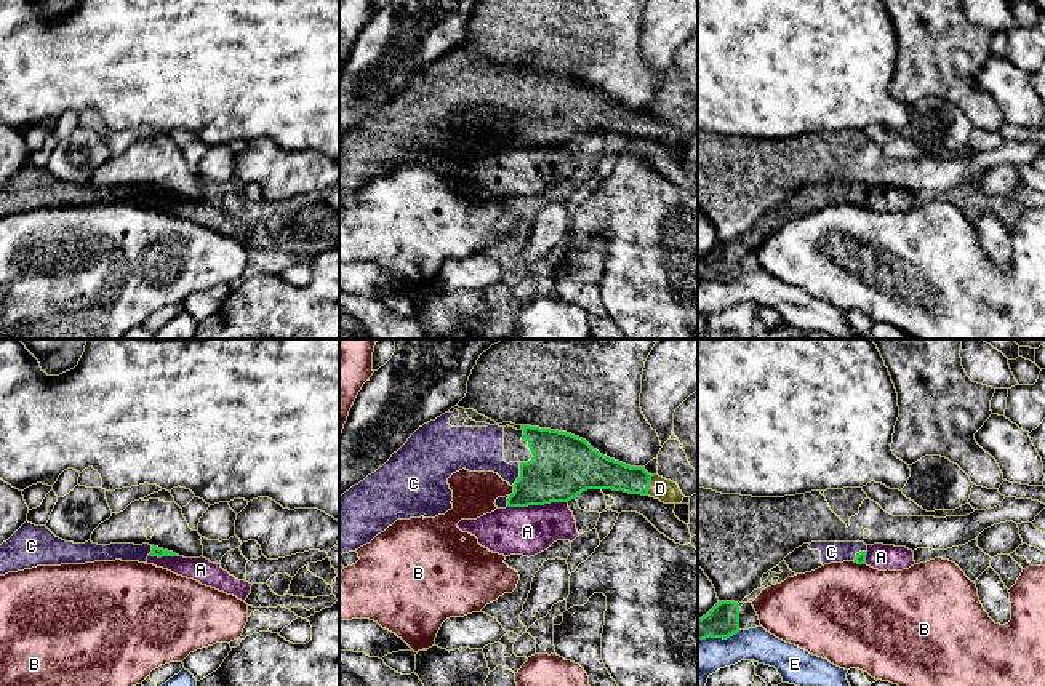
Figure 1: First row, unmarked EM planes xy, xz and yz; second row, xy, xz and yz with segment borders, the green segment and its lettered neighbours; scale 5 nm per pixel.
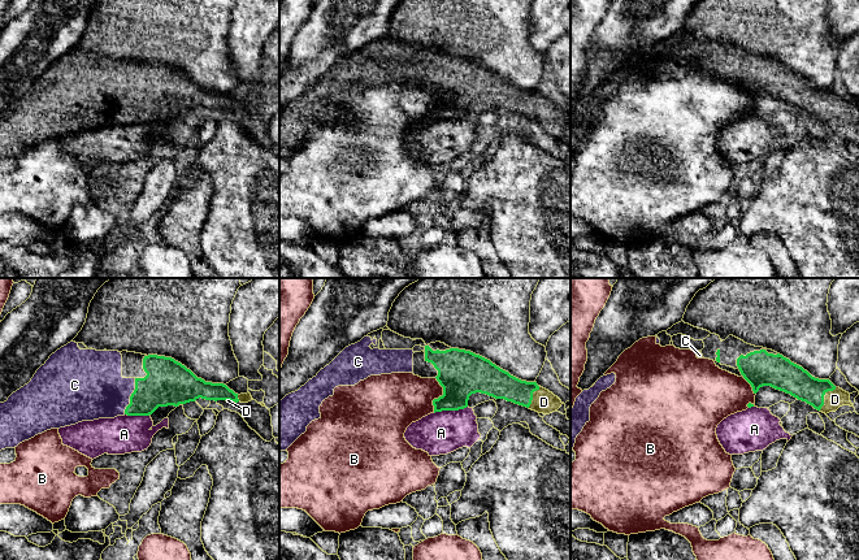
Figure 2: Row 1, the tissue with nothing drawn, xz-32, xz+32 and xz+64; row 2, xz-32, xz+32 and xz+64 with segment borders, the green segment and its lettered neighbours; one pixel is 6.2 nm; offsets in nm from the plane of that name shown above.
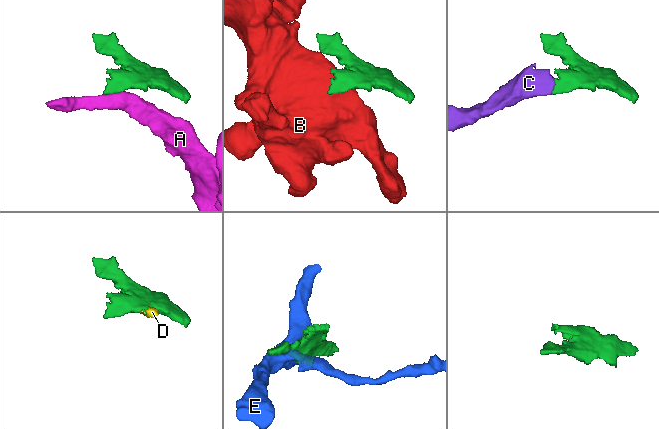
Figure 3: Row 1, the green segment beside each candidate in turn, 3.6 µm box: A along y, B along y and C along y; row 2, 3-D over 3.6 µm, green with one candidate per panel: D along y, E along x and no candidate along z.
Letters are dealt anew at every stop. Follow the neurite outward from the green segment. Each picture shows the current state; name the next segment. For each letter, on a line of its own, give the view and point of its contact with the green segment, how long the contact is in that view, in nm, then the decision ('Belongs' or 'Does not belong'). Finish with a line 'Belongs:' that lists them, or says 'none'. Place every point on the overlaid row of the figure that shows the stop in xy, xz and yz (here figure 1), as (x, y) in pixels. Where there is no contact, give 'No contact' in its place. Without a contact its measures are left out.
A: Touches green at xz (536, 504). Shared border 300 nm. Does not belong
B: Touches green at xz (514, 491). Shared border 60 nm. Does not belong
C: Touches green at xz (520, 474). Shared border 130 nm. Belongs
D: Touches green at xz (648, 485). Shared border 110 nm. Belongs
E: Touches green at yz (719, 637). Shared border 220 nm. Does not belong
Belongs: C, D

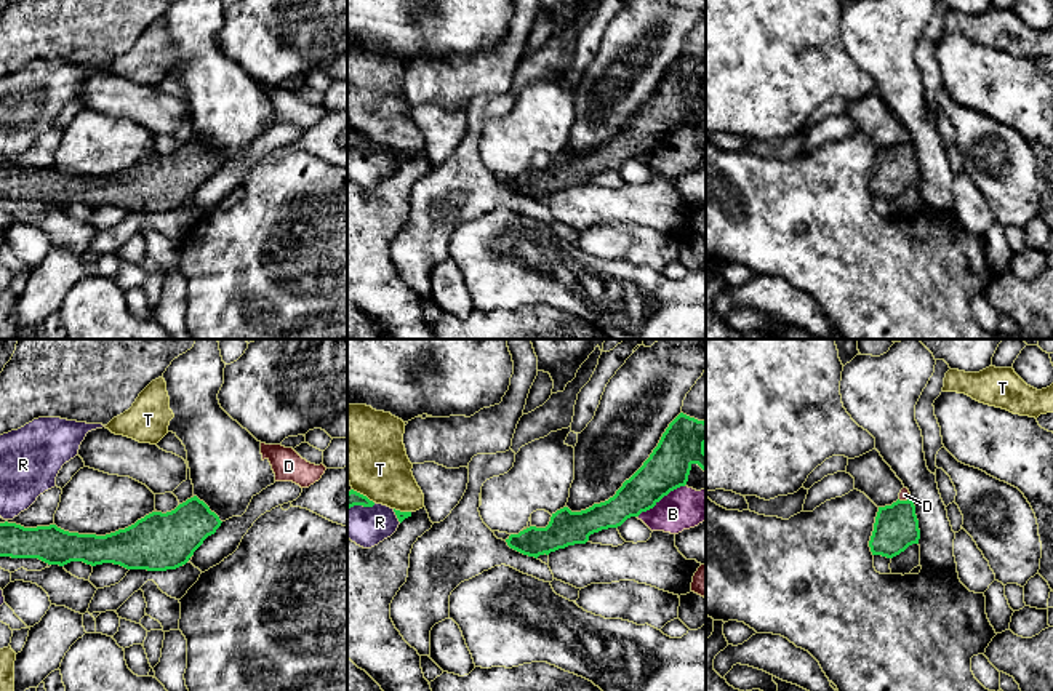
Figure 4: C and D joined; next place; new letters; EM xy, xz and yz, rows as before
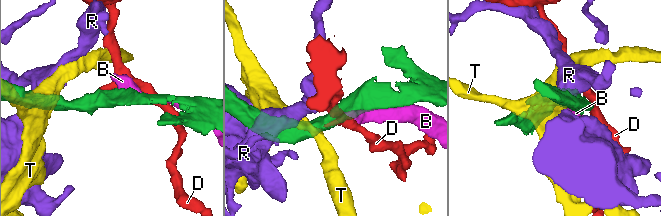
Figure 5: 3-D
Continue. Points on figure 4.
B: Touches green at xz (660, 499). Shared border 280 nm. Does not belong
D: Touches green at yz (903, 501). Shared border 60 nm. Does not belong
R: Touches green at xz (360, 504). Shared border 150 nm. Does not belong
T: Touches green at xz (362, 495). Shared border 130 nm. Does not belong
Belongs: none

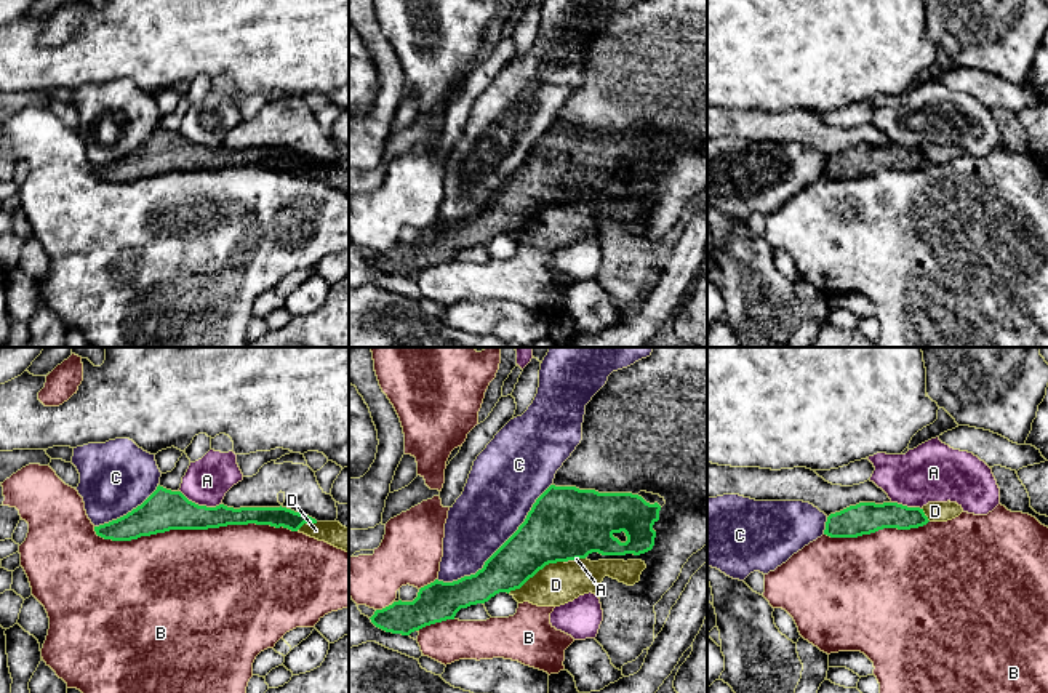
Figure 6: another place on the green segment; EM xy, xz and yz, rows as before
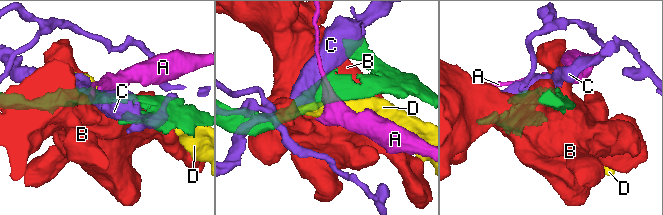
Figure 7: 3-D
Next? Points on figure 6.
A: Touches green at xy (200, 506). Shared border 220 nm. Does not belong
B: Touches green at xy (194, 528). Shared border 1000 nm. Does not belong
C: Touches green at xz (500, 548). Shared border 750 nm. Does not belong
D: Touches green at xz (535, 573). Shared border 340 nm. Does not belong
Belongs: none

